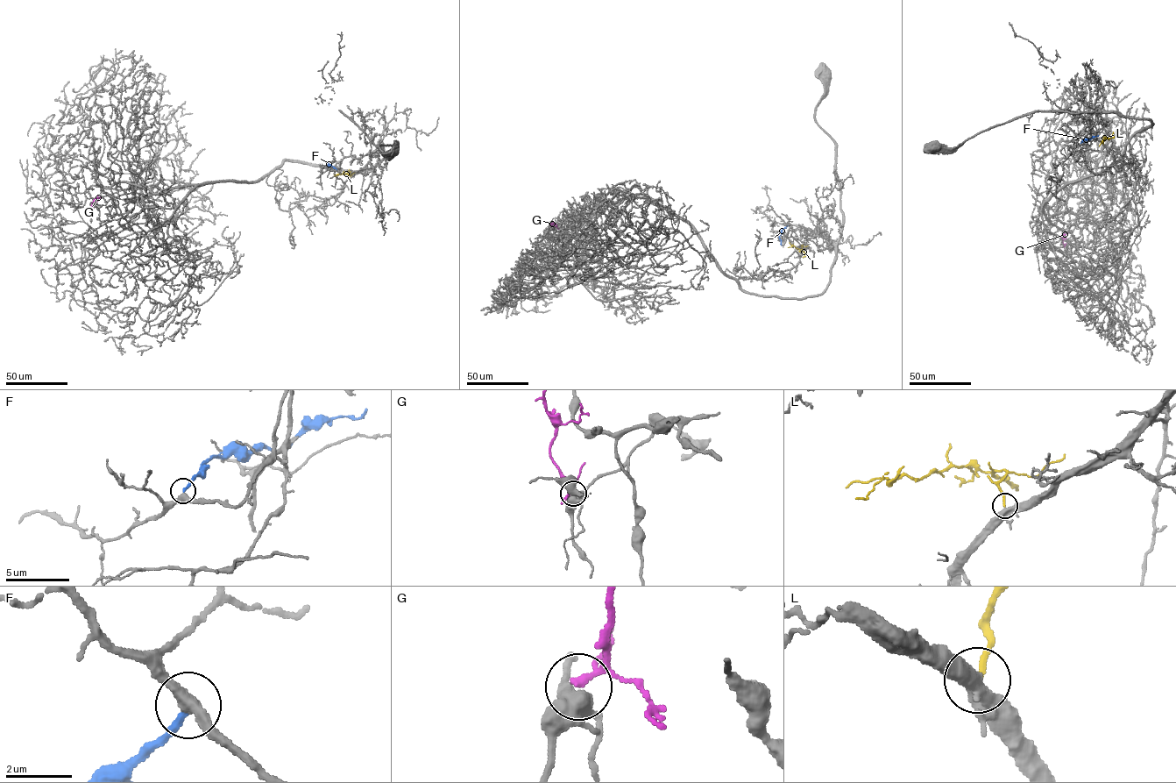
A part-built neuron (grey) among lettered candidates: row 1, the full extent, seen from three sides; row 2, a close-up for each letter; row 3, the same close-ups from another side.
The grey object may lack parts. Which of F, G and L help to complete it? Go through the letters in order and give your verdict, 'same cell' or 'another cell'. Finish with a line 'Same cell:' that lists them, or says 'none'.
F: another cell
G: another cell
L: same cell
Same cell: L

